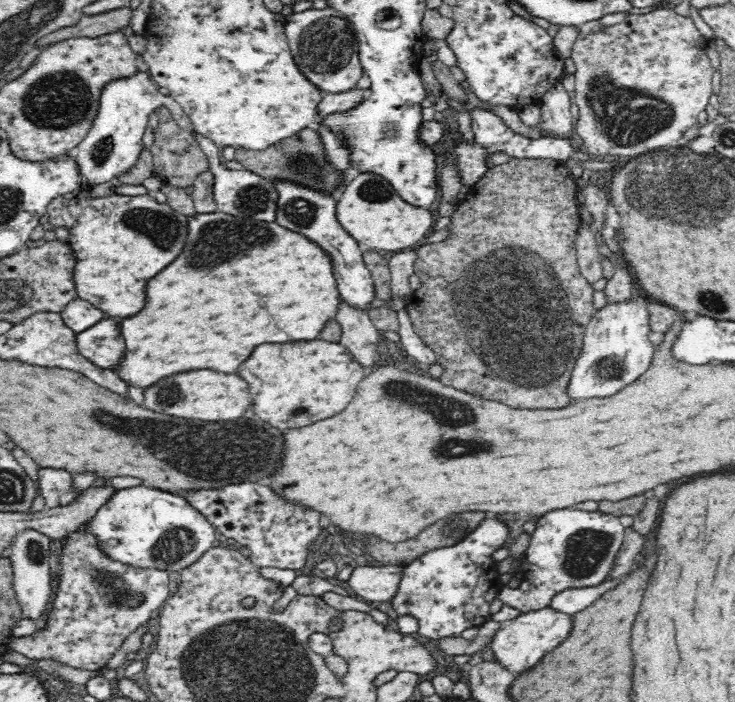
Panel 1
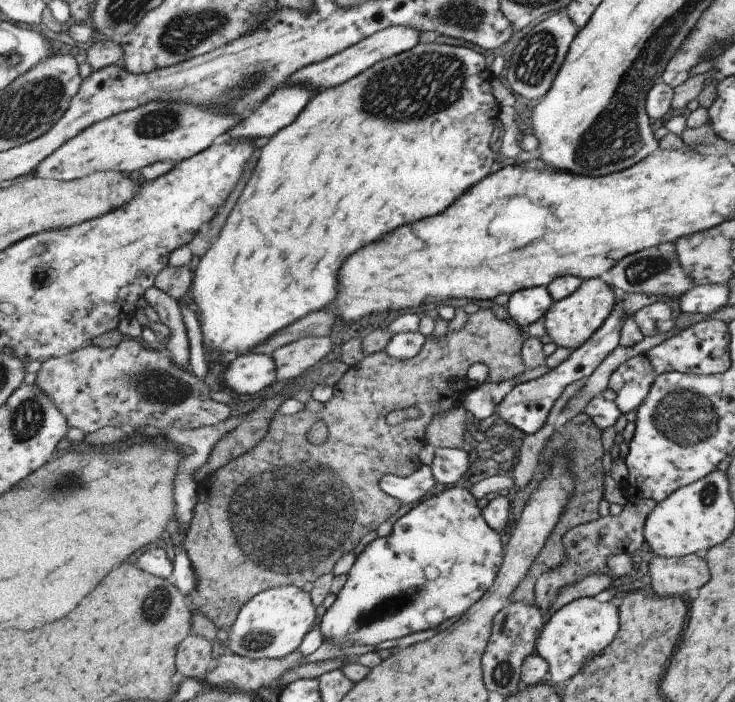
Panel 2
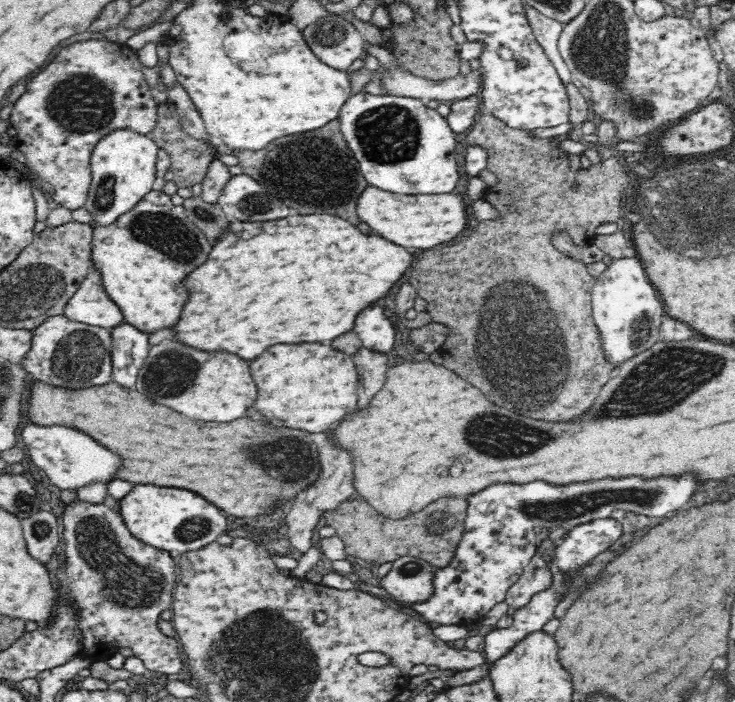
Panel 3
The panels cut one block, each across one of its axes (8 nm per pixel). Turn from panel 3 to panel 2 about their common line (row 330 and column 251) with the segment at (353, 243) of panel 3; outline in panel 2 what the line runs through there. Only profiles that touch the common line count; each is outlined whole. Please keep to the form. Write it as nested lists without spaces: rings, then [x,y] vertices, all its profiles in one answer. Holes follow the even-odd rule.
[[[419,43],[411,50],[379,61],[343,84],[315,94],[297,120],[269,140],[245,192],[241,194],[235,210],[231,212],[227,226],[217,238],[215,248],[211,248],[203,256],[197,268],[193,298],[203,310],[203,334],[205,334],[203,344],[223,352],[235,352],[235,354],[245,354],[253,350],[257,344],[265,342],[269,336],[273,336],[281,328],[293,324],[295,320],[315,310],[325,308],[337,294],[337,280],[335,280],[337,272],[353,252],[357,252],[365,244],[379,240],[387,232],[393,232],[397,226],[411,224],[421,218],[429,218],[429,216],[437,216],[439,212],[445,212],[445,208],[449,208],[463,192],[467,192],[473,184],[481,182],[491,172],[491,166],[495,164],[496,159],[495,152],[491,150],[491,138],[499,122],[499,114],[502,112],[497,98],[493,96],[493,78],[495,77],[487,66],[487,58],[469,46]]]

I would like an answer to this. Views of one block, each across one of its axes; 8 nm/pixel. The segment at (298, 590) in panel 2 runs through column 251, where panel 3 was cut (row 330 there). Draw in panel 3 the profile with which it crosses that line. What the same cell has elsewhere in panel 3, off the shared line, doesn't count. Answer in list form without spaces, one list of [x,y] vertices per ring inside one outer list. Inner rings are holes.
[[[637,255],[612,258],[612,264],[596,277],[591,290],[591,305],[605,355],[614,364],[619,365],[642,350],[648,350],[660,340],[659,328],[666,318],[665,308]]]

